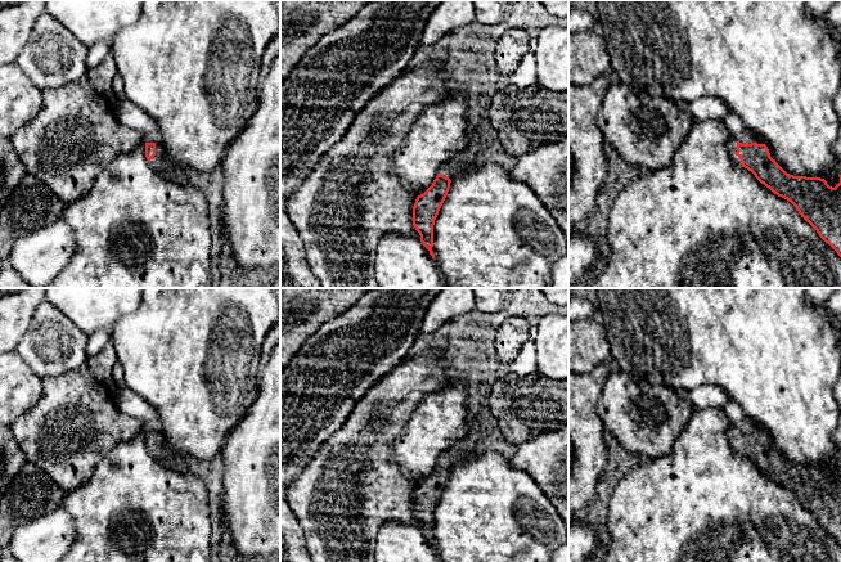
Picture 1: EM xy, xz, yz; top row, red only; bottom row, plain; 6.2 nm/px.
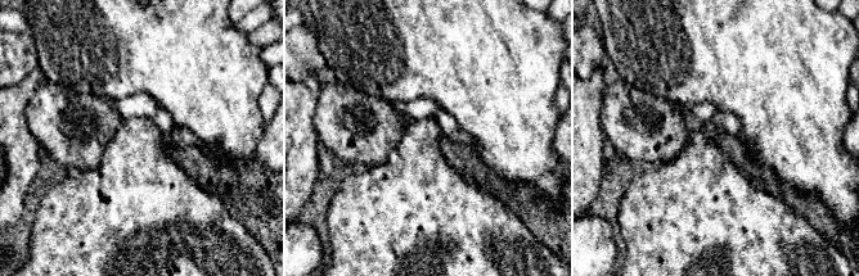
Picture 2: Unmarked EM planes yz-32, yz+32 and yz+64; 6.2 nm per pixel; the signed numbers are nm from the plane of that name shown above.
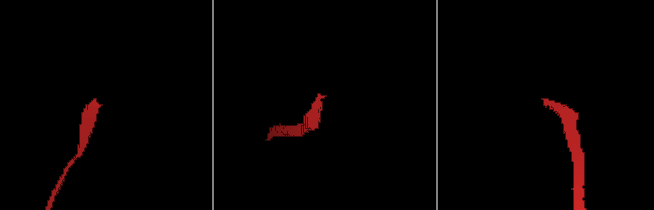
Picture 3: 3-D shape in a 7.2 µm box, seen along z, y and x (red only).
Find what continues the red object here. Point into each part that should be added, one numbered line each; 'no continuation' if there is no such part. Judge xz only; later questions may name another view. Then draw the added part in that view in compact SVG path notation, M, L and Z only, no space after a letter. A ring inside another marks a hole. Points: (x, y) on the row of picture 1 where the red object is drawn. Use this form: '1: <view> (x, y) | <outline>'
1: xz (463, 161) | M468 129L467 147L458 152L449 162L446 162L439 174L448 176L450 180L460 174L469 172L476 161L476 156L480 150L480 129Z

